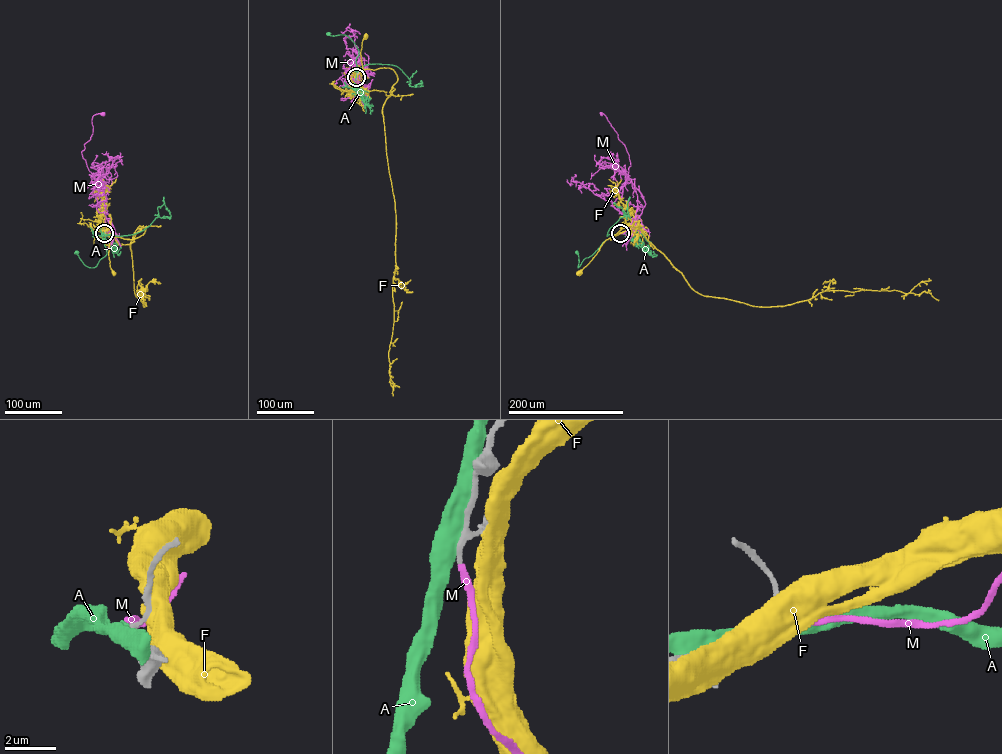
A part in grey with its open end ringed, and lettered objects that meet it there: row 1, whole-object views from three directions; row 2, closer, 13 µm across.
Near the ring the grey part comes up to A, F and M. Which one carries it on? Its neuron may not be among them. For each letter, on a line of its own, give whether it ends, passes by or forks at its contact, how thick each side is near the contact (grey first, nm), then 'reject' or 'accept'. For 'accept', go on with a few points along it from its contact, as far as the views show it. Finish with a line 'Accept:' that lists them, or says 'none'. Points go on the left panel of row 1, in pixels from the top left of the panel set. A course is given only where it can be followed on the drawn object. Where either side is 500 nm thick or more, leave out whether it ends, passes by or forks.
A: calibres 180 and 500 nm; reject
F: calibres 190 and 950 nm; reject
M: it ends; calibres 240 and 240 nm; accept; course (104, 233), (114, 230), (99, 206), (101, 177), (89, 170), (81, 152), (92, 133), (92, 117), (103, 114)
Accept: M

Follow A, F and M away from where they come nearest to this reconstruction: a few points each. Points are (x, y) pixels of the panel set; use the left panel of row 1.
A: (104, 234), (106, 254), (95, 266), (85, 266), (77, 252)
F: (105, 233), (110, 237), (108, 257), (114, 273)
M: (104, 233), (114, 230), (99, 206), (101, 177), (89, 170), (81, 152), (92, 133), (92, 117), (103, 114)

